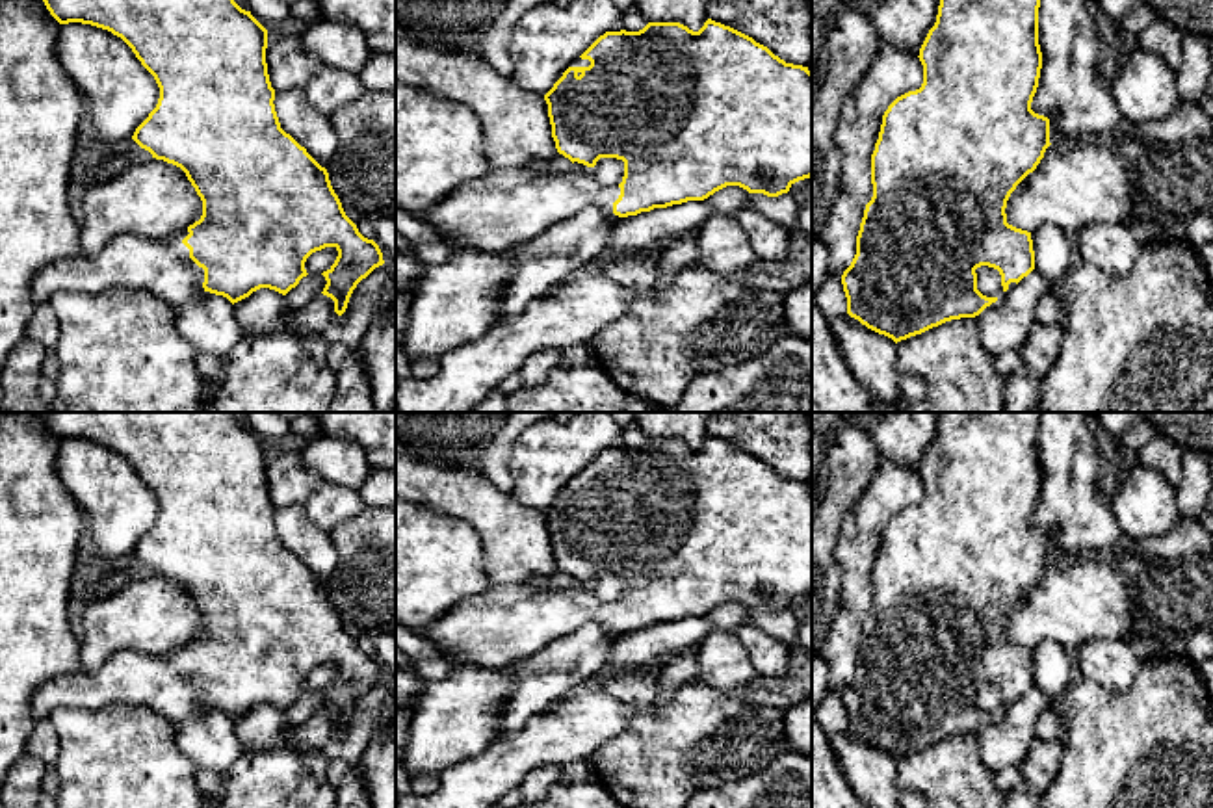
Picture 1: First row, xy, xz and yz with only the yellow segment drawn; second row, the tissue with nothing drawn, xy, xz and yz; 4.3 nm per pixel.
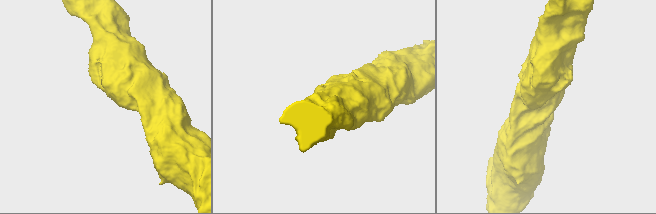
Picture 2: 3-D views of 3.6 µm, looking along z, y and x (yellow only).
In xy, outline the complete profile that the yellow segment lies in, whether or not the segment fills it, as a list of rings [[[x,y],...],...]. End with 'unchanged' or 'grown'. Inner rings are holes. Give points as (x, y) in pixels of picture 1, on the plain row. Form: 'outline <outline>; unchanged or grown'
outline [[[41,412],[50,431],[59,440],[82,438],[121,453],[154,492],[160,515],[149,533],[136,544],[132,555],[156,576],[180,583],[202,617],[202,632],[169,658],[147,656],[126,650],[111,656],[98,671],[76,671],[41,685],[33,695],[33,715],[48,719],[58,708],[97,710],[113,704],[136,704],[160,711],[169,723],[178,724],[204,708],[223,711],[232,721],[260,704],[286,711],[307,693],[307,674],[325,663],[334,663],[338,672],[323,687],[327,700],[323,711],[334,717],[342,732],[357,700],[375,684],[383,682],[383,669],[373,656],[364,654],[346,632],[334,609],[329,589],[305,563],[280,544],[275,528],[266,464],[267,446],[241,425],[232,412]]]; grown

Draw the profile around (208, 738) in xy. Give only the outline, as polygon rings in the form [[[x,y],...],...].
[[[202,708],[191,719],[175,724],[175,743],[197,767],[221,775],[245,752],[234,721],[210,708]]]

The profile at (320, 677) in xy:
[[[325,663],[321,667],[316,667],[307,674],[305,685],[307,685],[308,691],[323,689],[323,687],[331,685],[336,672],[338,672],[336,663]]]

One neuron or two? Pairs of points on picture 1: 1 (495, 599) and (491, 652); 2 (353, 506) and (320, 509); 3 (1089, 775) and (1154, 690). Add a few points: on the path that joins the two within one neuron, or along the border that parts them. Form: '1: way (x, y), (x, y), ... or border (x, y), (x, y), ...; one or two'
1: way (495, 612), (491, 639); one
2: way (346, 506), (327, 508); one
3: way (1109, 755), (1154, 710); one

